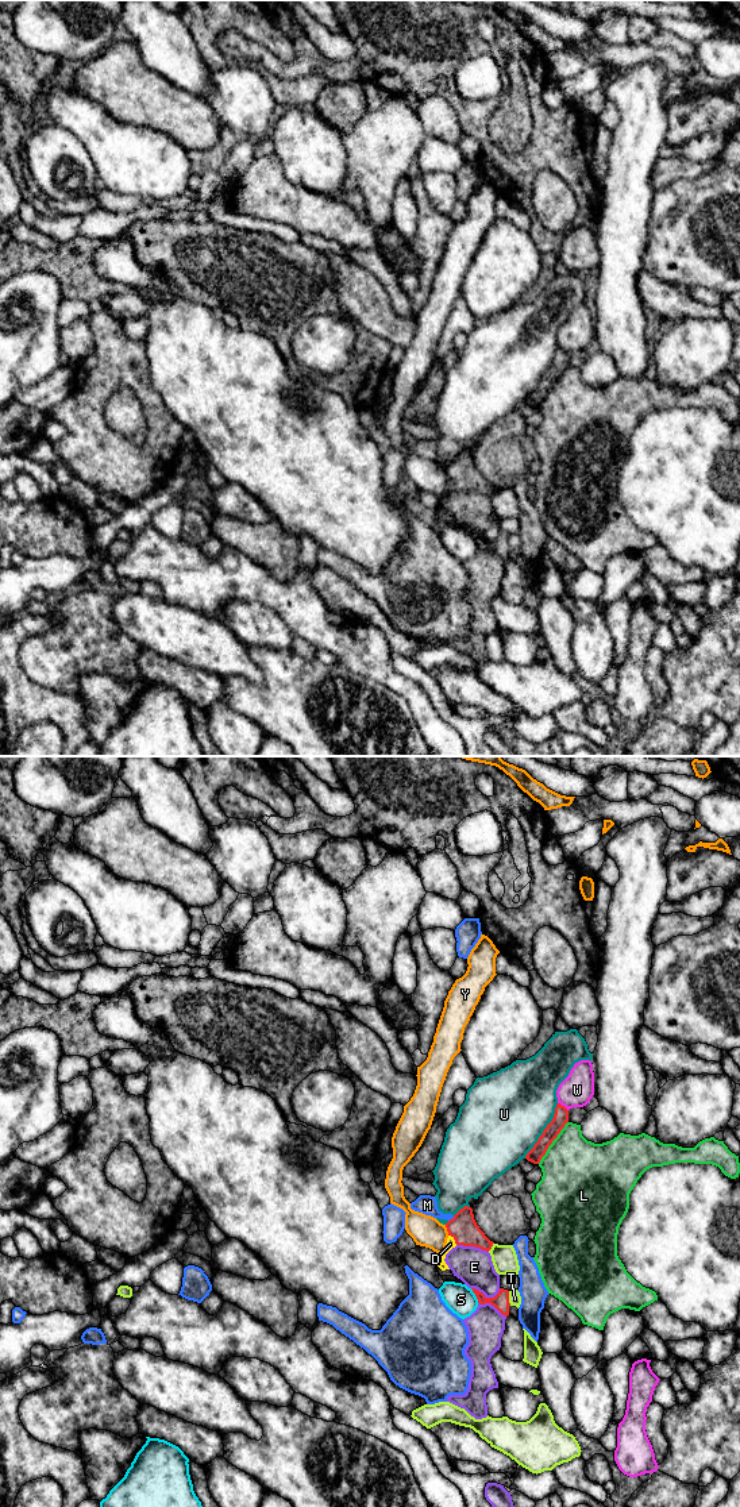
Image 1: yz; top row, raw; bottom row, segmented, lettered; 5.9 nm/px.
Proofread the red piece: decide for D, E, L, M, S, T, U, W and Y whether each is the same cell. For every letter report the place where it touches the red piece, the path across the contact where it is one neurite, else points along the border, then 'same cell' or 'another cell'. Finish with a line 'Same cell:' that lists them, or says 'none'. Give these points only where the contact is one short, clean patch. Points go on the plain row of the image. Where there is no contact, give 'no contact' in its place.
D: yz (454, 482) | across yz (463, 471), (454, 482), (450, 488) | same cell
E: yz (486, 542) | another cell
L: yz (551, 386) | another cell
M: yz (453, 462) | another cell
S: yz (476, 539) | another cell
T: yz (508, 542) | another cell
U: yz (543, 374) | another cell
W: yz (563, 350) | another cell
Y: yz (447, 474) | another cell
Same cell: D

